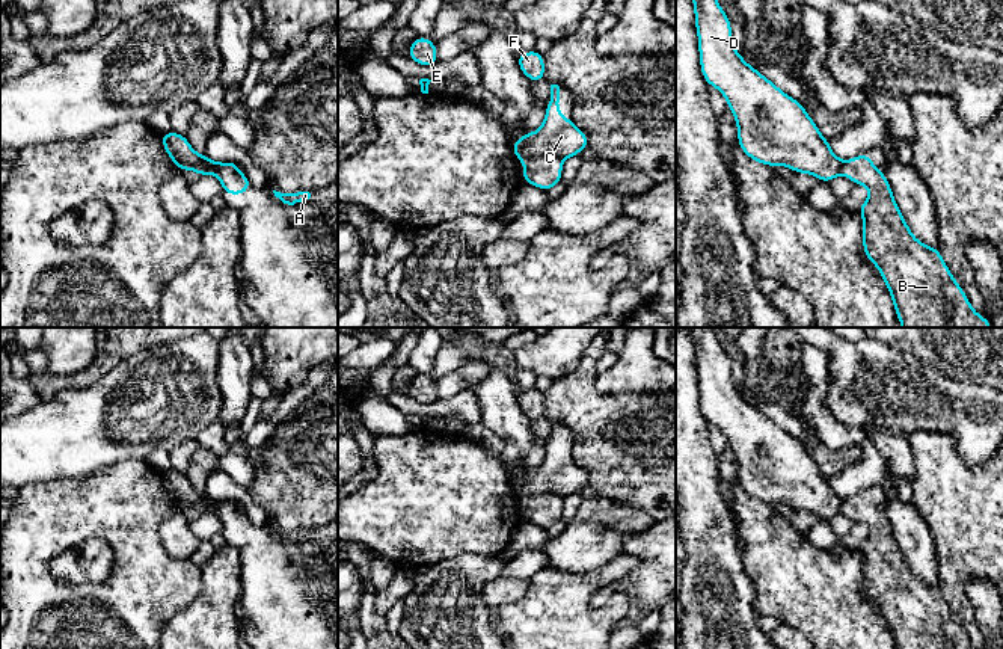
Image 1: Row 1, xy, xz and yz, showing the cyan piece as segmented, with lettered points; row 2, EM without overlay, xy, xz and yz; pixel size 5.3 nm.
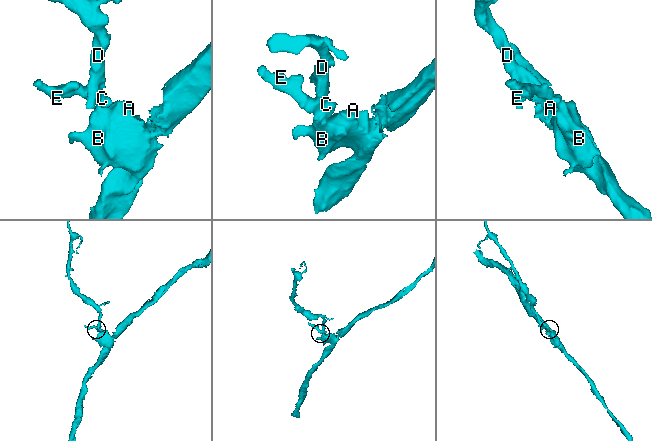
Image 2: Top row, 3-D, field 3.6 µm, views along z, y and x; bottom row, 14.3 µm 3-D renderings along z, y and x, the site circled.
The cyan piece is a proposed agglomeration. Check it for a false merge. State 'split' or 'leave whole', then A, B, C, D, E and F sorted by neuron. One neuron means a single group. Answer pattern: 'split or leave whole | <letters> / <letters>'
split | A B / C D E F

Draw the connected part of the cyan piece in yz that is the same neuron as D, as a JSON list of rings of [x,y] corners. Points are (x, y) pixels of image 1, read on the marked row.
[[[692,0],[698,36],[700,68],[704,82],[715,86],[735,115],[738,143],[751,160],[786,166],[828,183],[843,174],[842,160],[831,151],[804,106],[748,65],[732,41],[732,24],[718,0]]]

